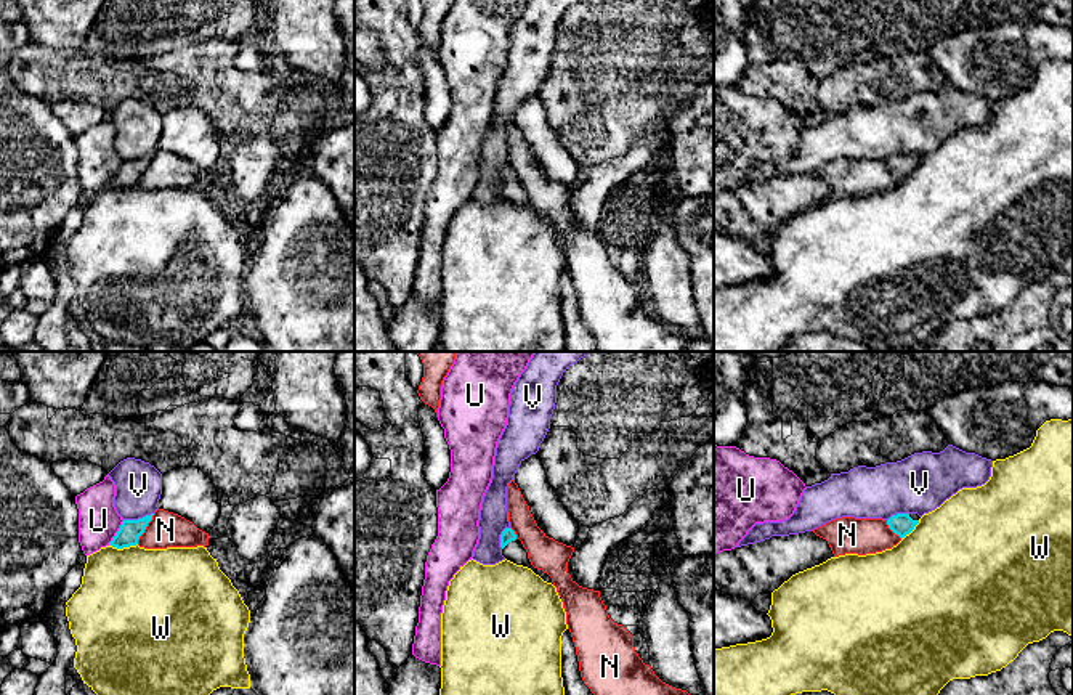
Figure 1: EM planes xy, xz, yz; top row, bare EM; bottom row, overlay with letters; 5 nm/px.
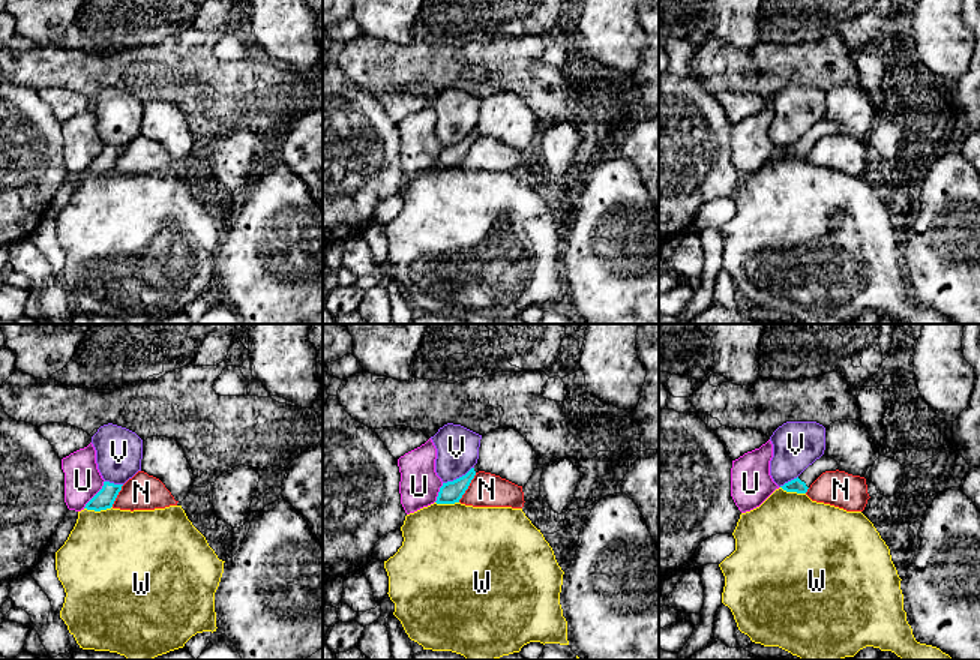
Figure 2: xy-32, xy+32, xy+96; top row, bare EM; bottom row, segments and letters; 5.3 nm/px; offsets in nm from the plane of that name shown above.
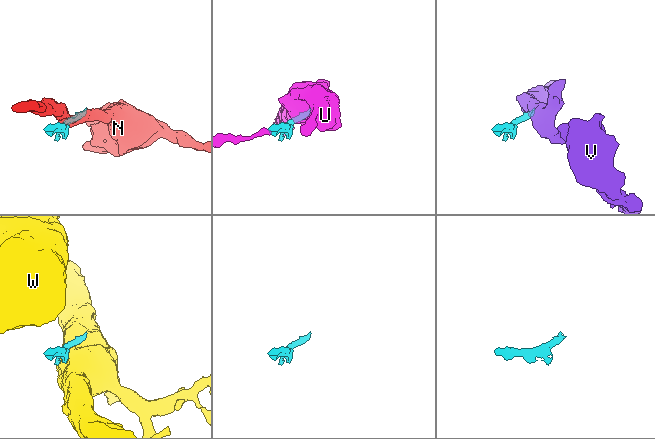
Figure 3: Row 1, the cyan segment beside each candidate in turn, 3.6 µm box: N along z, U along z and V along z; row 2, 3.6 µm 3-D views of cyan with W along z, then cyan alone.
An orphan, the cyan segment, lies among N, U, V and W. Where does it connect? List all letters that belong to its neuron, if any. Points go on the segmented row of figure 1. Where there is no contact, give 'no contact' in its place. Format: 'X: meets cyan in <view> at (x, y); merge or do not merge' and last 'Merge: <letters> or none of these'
N: meets cyan in xy at (145, 528); do not merge
U: meets cyan in xy at (116, 533); do not merge
V: meets cyan in xy at (138, 519); do not merge
W: meets cyan in xy at (122, 548); do not merge
Merge: none of these

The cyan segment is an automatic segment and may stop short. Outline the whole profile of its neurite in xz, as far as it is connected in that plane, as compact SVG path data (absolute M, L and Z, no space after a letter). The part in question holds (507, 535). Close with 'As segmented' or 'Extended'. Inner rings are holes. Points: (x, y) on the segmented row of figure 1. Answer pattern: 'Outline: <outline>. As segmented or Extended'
Outline: M505 528L500 534L500 547L502 555L516 563L531 568L536 575L539 575L544 581L552 583L552 578L544 573L542 570L537 570L531 565L528 559L528 552L523 547L521 541L516 538L515 531L512 528Z. Extended

